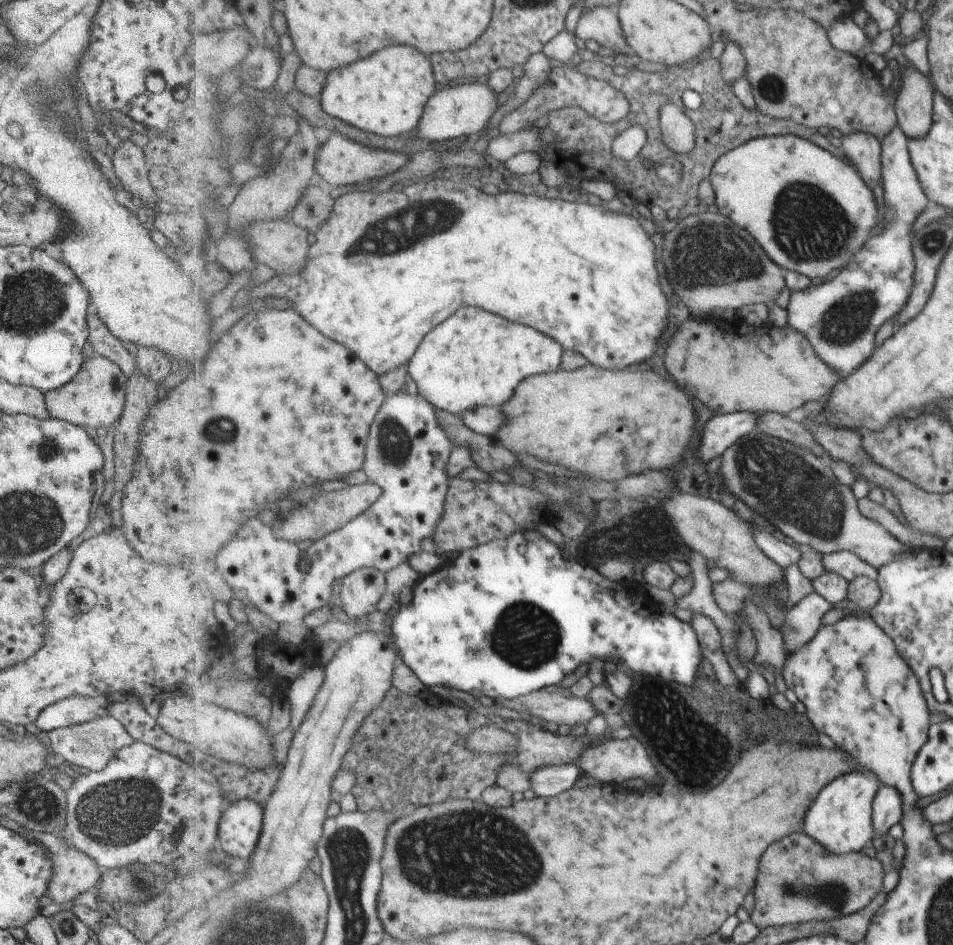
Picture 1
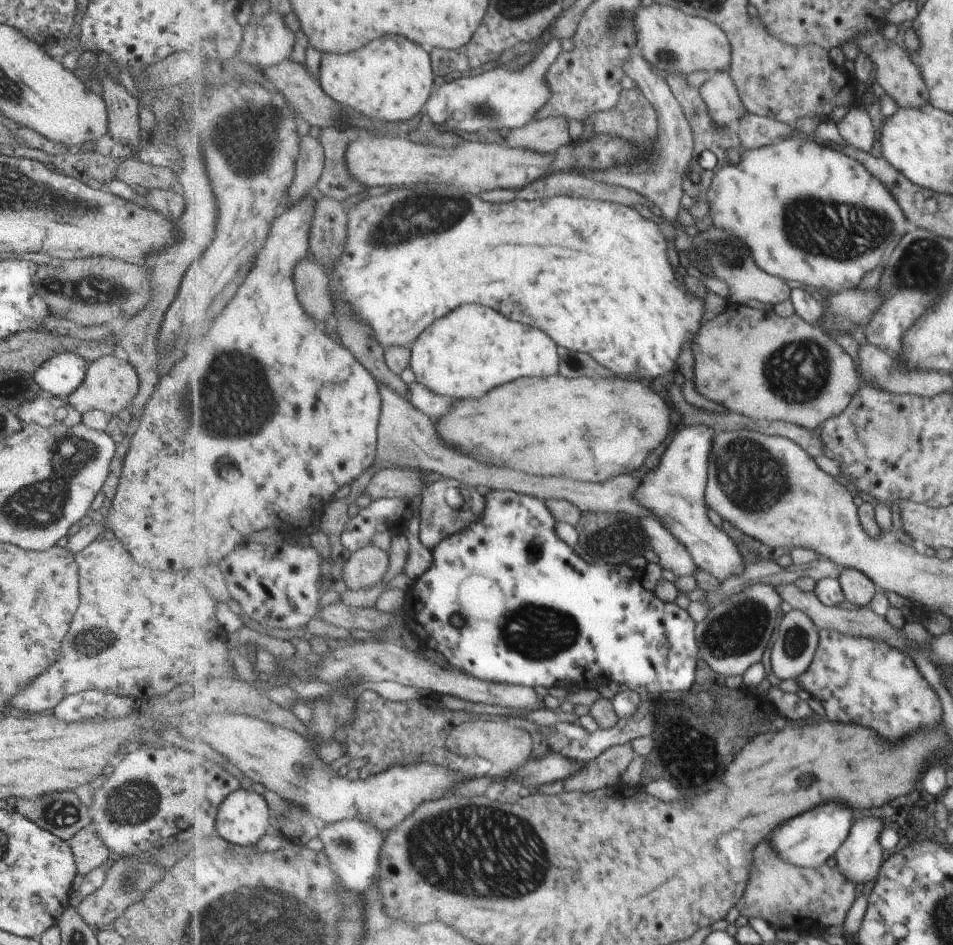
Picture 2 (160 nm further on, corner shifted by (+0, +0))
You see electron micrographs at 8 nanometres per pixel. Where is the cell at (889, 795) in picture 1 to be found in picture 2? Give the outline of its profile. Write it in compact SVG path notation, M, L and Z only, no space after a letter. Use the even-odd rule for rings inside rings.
M867 818L863 822L855 822L855 830L851 832L851 838L847 838L843 850L835 856L839 862L839 870L851 878L855 884L863 884L867 880L873 880L879 864L881 864L881 848L877 844L881 822L875 818Z

